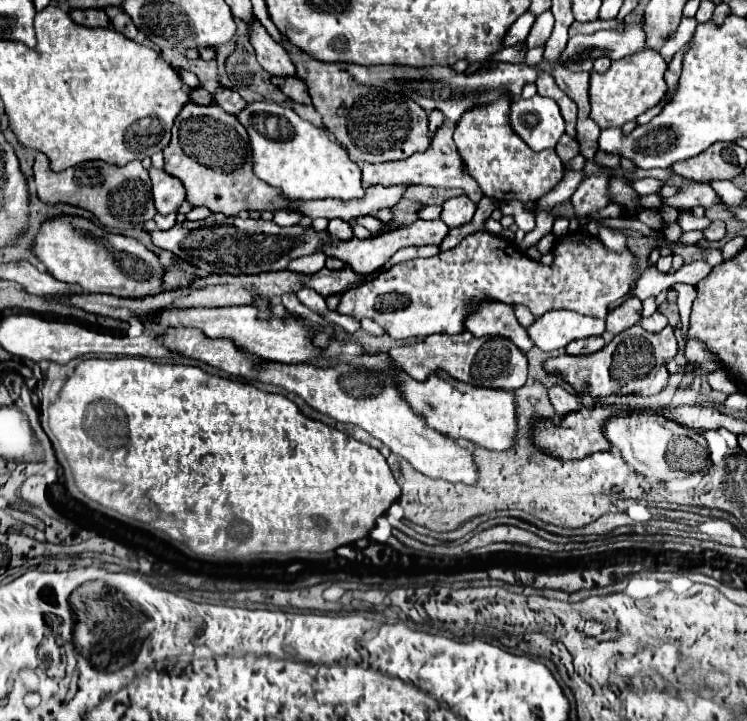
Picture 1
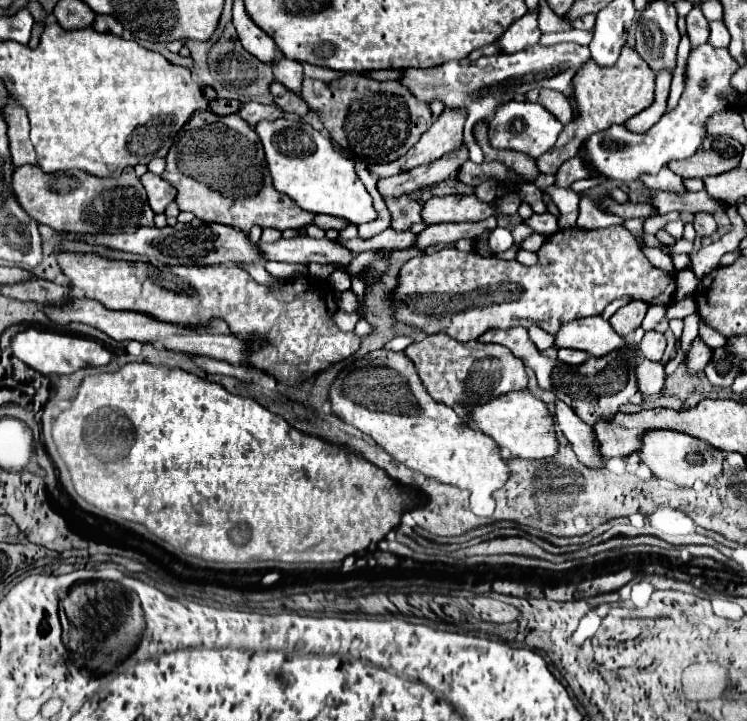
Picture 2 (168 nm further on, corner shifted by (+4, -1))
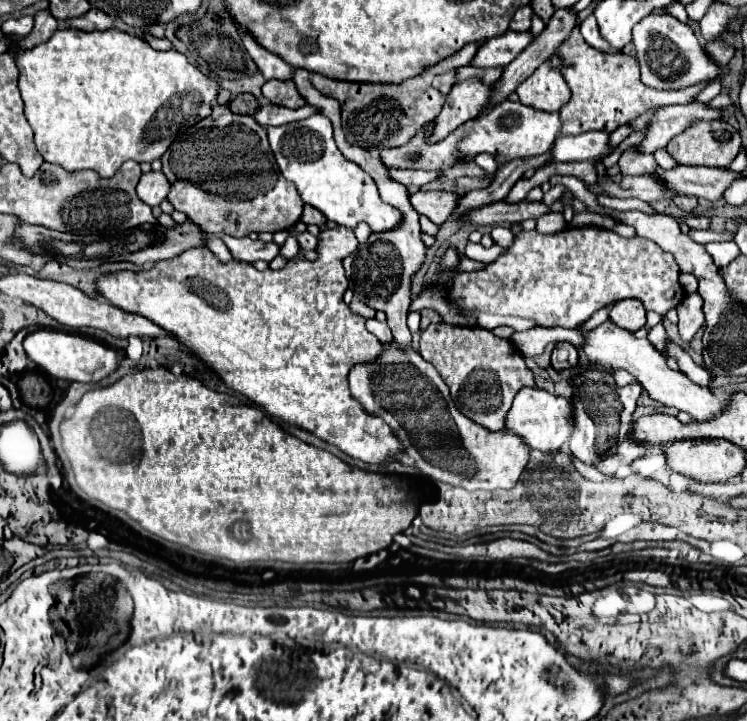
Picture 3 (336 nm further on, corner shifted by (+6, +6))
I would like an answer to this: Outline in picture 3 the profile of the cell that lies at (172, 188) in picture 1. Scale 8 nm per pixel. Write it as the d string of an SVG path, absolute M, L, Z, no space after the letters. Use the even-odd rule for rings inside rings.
M147 172L141 176L137 184L137 196L149 204L149 206L159 206L169 194L169 180L165 180L163 172Z

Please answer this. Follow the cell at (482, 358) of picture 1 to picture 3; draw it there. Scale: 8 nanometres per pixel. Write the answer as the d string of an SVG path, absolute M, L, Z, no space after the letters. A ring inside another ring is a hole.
M445 322L431 324L421 332L419 354L431 362L445 380L457 410L489 430L503 428L505 412L511 408L515 392L519 392L523 386L535 386L533 372L527 368L513 342L497 338L479 326L463 328Z

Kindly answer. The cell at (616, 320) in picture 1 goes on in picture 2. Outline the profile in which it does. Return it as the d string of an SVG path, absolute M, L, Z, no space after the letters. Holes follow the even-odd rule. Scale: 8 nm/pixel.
M629 301L623 305L611 319L609 323L615 327L615 331L623 337L629 337L637 327L641 327L641 321L647 313L647 305L641 301Z

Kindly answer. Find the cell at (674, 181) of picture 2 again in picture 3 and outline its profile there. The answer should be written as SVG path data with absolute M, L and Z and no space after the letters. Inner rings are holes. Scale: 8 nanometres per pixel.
M625 150L617 164L623 176L645 176L657 170L657 162L653 154L641 154L641 152L631 152L631 150Z

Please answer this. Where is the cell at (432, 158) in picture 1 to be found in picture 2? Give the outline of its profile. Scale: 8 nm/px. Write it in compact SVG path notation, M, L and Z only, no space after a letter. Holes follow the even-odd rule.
M443 111L431 129L421 137L421 141L409 149L407 155L399 157L397 161L391 163L379 163L371 165L369 171L377 177L391 177L399 175L403 171L409 171L417 165L431 163L449 151L455 151L463 143L463 125L465 125L467 115L463 111Z

